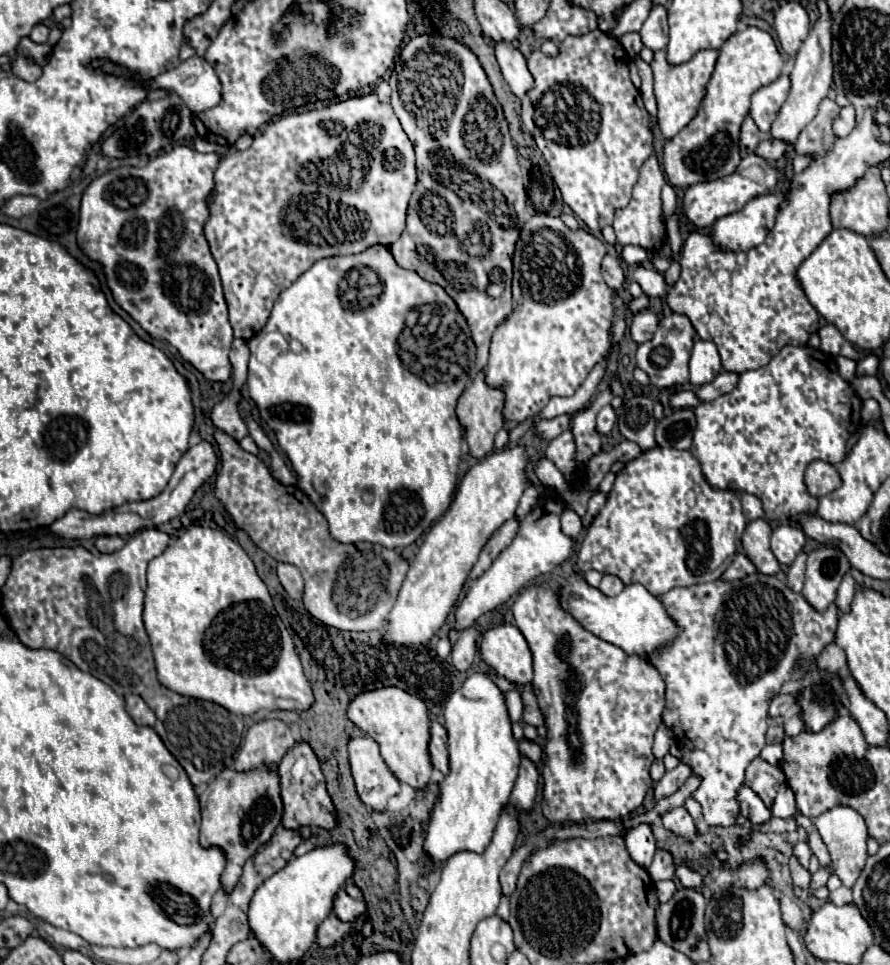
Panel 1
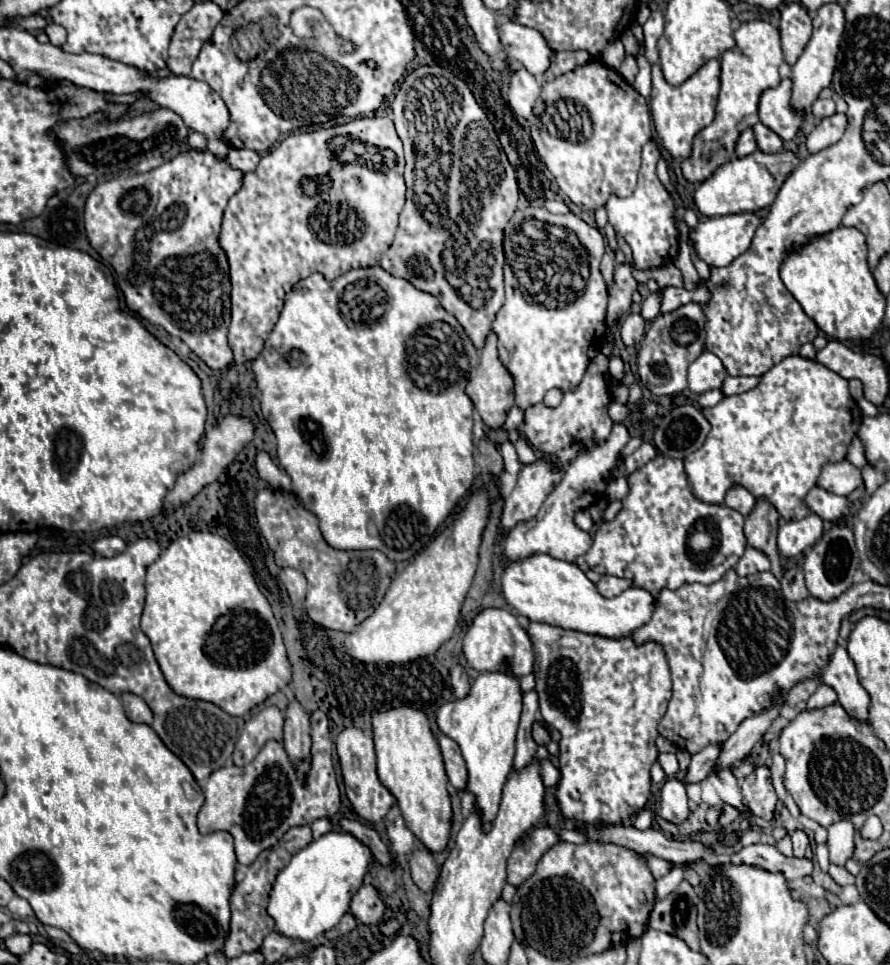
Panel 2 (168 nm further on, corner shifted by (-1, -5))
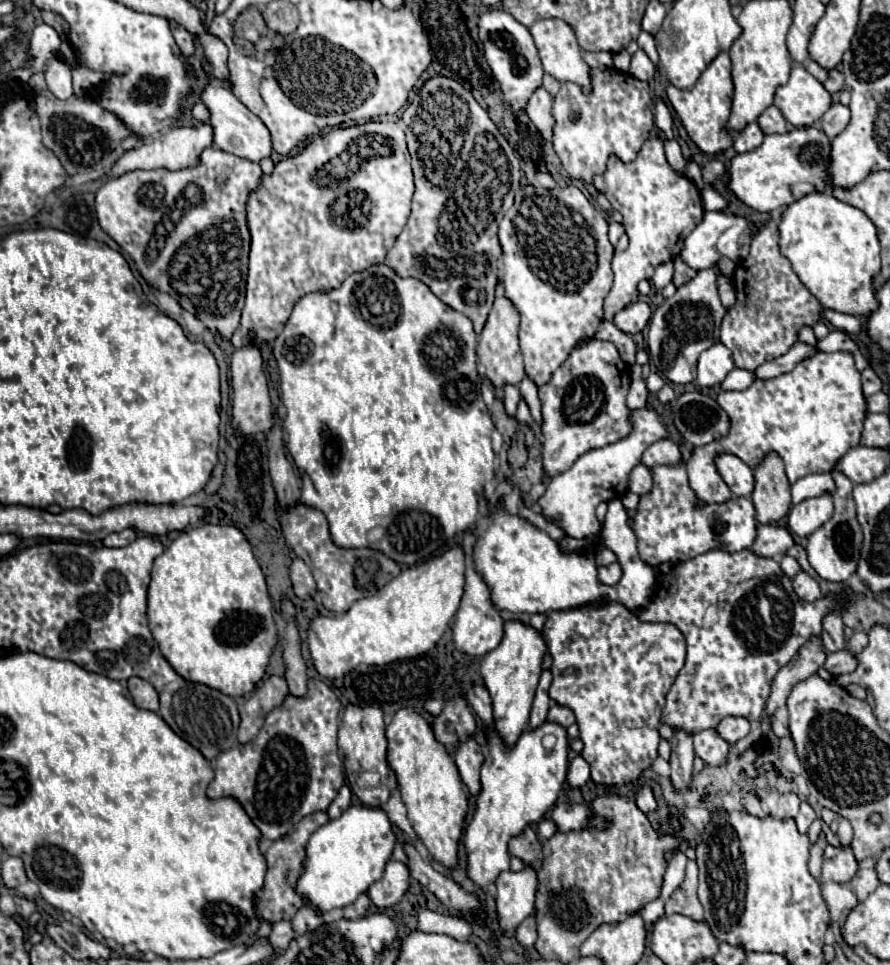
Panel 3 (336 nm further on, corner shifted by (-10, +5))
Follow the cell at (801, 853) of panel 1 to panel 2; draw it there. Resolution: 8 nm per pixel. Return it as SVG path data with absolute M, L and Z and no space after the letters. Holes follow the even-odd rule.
M800 829L792 831L792 847L794 847L794 855L796 857L802 857L804 855L808 843L810 843L810 839L808 839L808 835L804 831L800 831Z

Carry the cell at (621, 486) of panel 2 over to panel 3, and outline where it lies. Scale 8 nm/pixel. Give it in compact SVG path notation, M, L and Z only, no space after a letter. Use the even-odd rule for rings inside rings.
M637 465L629 473L629 491L643 495L643 493L649 493L649 489L651 489L651 471L645 465Z

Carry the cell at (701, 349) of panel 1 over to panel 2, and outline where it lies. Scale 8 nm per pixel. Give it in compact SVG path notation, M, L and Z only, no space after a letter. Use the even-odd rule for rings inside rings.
M704 351L688 367L688 388L692 393L704 393L710 389L718 389L722 387L724 379L726 379L726 369L722 361L710 351Z

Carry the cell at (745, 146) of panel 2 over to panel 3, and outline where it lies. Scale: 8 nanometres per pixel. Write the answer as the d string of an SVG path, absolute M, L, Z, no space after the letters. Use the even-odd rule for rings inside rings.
M749 123L745 129L741 129L737 135L735 135L735 143L733 143L733 149L737 153L745 153L745 151L751 151L755 147L759 147L763 143L763 131L759 129L757 123Z

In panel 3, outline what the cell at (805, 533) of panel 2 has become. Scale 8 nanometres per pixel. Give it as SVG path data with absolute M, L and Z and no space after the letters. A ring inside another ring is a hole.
M831 495L801 501L799 505L793 505L789 515L787 515L791 533L795 533L801 539L809 537L815 529L819 529L831 517L833 517L833 499L831 499Z

